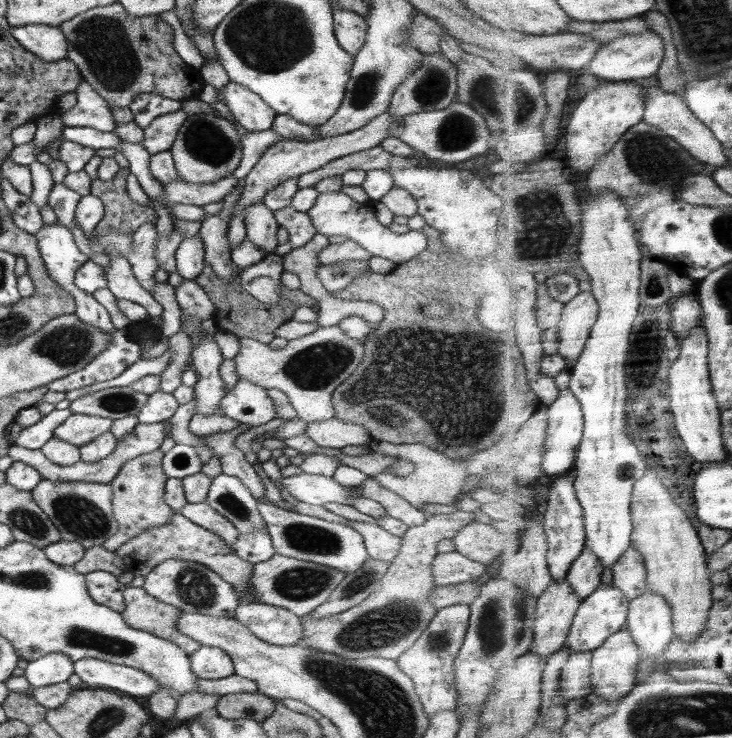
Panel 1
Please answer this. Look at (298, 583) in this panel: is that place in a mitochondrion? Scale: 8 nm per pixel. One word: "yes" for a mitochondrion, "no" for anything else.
yes

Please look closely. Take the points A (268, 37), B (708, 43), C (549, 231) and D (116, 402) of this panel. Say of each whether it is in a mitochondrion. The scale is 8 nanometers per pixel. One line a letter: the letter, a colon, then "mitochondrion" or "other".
A: mitochondrion
B: mitochondrion
C: mitochondrion
D: mitochondrion

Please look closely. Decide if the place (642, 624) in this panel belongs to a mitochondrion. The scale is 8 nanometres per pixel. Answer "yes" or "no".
no

